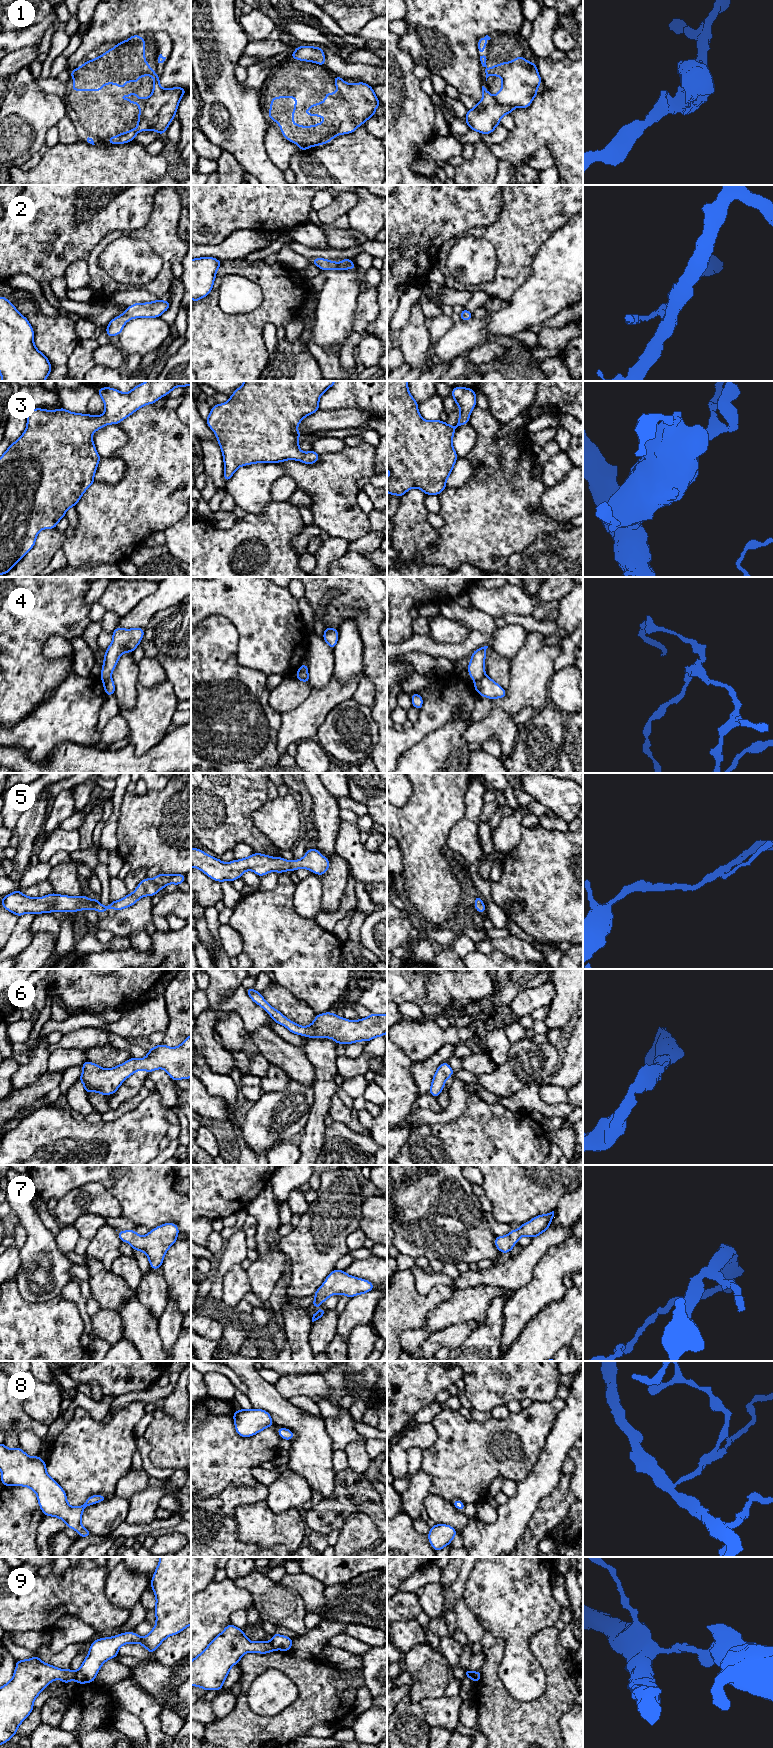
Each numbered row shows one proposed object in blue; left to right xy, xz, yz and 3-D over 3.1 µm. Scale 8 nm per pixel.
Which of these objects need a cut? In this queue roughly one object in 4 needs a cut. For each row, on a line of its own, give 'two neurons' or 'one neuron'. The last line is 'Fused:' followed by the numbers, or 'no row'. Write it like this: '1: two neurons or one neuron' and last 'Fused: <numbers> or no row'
1: one neuron
2: one neuron
3: one neuron
4: two neurons
5: one neuron
6: one neuron
7: one neuron
8: one neuron
9: two neurons
Fused: 4, 9

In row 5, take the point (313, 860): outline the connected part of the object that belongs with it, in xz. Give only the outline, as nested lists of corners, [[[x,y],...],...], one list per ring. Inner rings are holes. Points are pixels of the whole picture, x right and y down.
[[[314,847],[307,850],[303,858],[288,861],[282,857],[270,857],[265,854],[253,853],[251,856],[240,860],[233,860],[224,863],[220,859],[214,858],[198,848],[191,848],[191,867],[198,868],[208,877],[218,882],[240,879],[245,871],[251,870],[259,877],[269,872],[295,871],[305,868],[317,875],[327,872],[330,861],[327,857]]]

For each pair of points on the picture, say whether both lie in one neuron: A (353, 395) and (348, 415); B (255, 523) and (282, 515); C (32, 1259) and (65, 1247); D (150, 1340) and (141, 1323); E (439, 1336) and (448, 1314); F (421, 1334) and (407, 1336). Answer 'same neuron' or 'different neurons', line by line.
A: different neurons
B: same neuron
C: different neurons
D: same neuron
E: different neurons
F: same neuron

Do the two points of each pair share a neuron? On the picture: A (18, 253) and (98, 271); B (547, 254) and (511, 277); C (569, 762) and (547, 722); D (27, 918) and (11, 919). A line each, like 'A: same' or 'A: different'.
A: different
B: different
C: different
D: different

